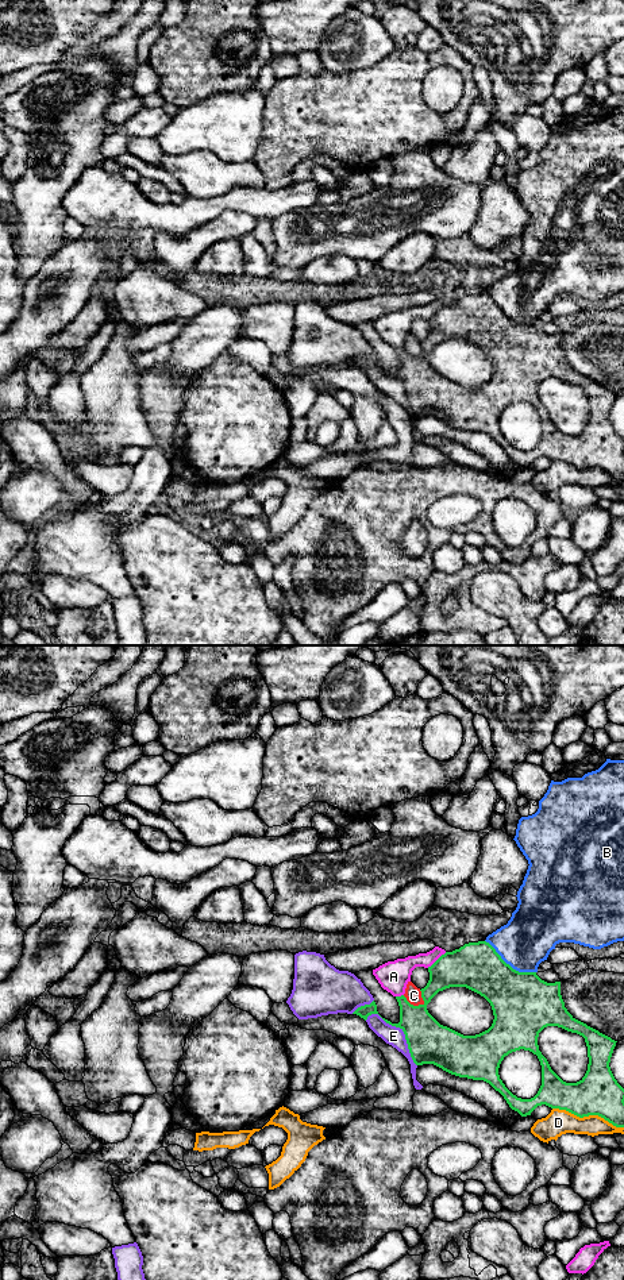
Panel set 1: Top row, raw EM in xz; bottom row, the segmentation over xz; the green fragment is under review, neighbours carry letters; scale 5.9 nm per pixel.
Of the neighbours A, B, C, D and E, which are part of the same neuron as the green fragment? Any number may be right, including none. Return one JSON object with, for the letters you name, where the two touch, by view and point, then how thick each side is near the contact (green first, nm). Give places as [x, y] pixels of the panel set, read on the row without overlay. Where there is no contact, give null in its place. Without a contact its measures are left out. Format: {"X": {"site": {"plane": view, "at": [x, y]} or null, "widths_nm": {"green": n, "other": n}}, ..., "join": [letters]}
{"join": []}

